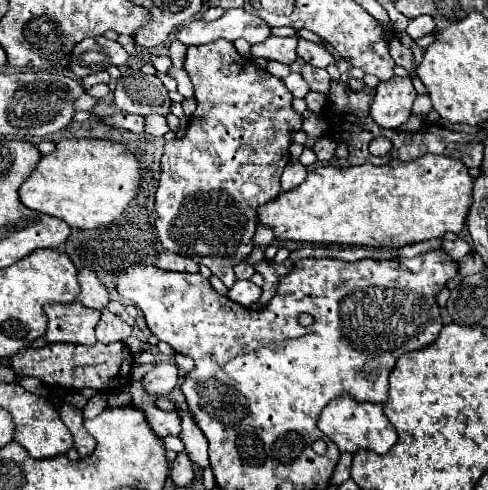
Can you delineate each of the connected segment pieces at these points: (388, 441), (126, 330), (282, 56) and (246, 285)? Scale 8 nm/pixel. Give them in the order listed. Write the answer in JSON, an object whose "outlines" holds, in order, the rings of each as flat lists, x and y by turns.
{"outlines":[[[339,396,339,400,331,400,331,404,323,408,317,426,329,440,333,440,339,446,341,452,353,454,361,448,367,448,377,454,385,454,397,442,397,432,393,424,387,420,387,416,383,414,381,404,357,402,351,400,351,396]],[[103,310,101,314,101,320,95,328,95,334,97,334,97,340,99,342,117,342,117,340,125,340,129,334,131,334,131,326,127,322,123,322,119,316]],[[271,36,271,60,283,62,283,64,293,64,297,60,297,38,289,36,289,38,277,38]],[[237,280,237,284,229,290,227,296,229,296,233,302,239,302,239,304,243,304,243,306,249,306,249,304,253,304,253,302,259,300,261,288,255,286,251,280]]]}

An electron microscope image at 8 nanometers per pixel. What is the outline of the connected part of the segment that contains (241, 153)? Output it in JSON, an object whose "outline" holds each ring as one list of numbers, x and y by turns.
{"outline":[[217,40,213,44,203,44,203,46,189,46,187,48,187,56,185,56,185,70,193,82,193,88,195,88,195,100,197,100,197,110,193,112,193,116,189,118,189,126,187,126,187,132,181,140,176,142,166,142,165,152,163,152,163,158,161,158,161,180,159,180,159,186,157,186,157,194,155,194,155,212,157,212,157,222,155,222,155,228,157,228,157,234,159,234,159,240,163,244,165,250,171,250,179,256,187,256,191,260,195,260,197,264,205,264,219,280,223,280,223,284,227,288,231,288,237,280,235,272,233,272,233,266,239,264,239,258,245,258,251,250,253,250,253,234,255,234,255,228,257,228,257,206,261,204,267,204,269,200,273,200,279,192,281,192,281,172,283,168,287,166,289,162,289,146,291,146,291,136,295,132,301,130,301,124,303,124,303,116,299,112,293,110,291,102,293,102,293,94,285,88,285,84,267,74,265,70,261,70,251,58,245,58,237,52,237,48,233,46,233,42,227,42,227,40]]}

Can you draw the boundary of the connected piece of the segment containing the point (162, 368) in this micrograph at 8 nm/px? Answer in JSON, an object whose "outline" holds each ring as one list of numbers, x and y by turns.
{"outline":[[159,362,155,368,143,376,143,388,151,396,167,396,179,380,177,366,171,362]]}

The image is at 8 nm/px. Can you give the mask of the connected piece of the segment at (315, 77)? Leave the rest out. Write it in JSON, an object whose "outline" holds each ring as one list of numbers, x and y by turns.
{"outline":[[303,64,303,68,301,68,301,76,303,76,305,82,309,84,309,88,315,90,315,92,327,94,329,88,331,88,331,78,329,78,327,70,315,68,315,66,311,66,311,64]]}

